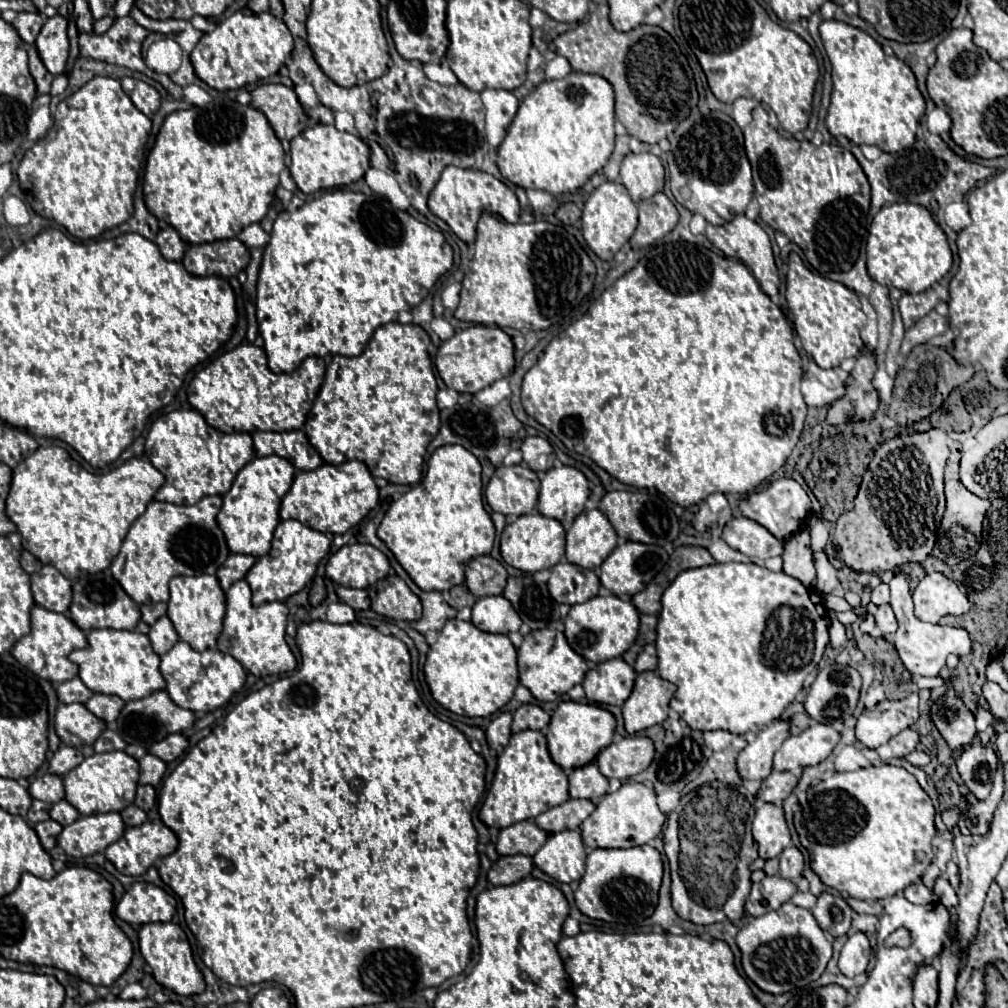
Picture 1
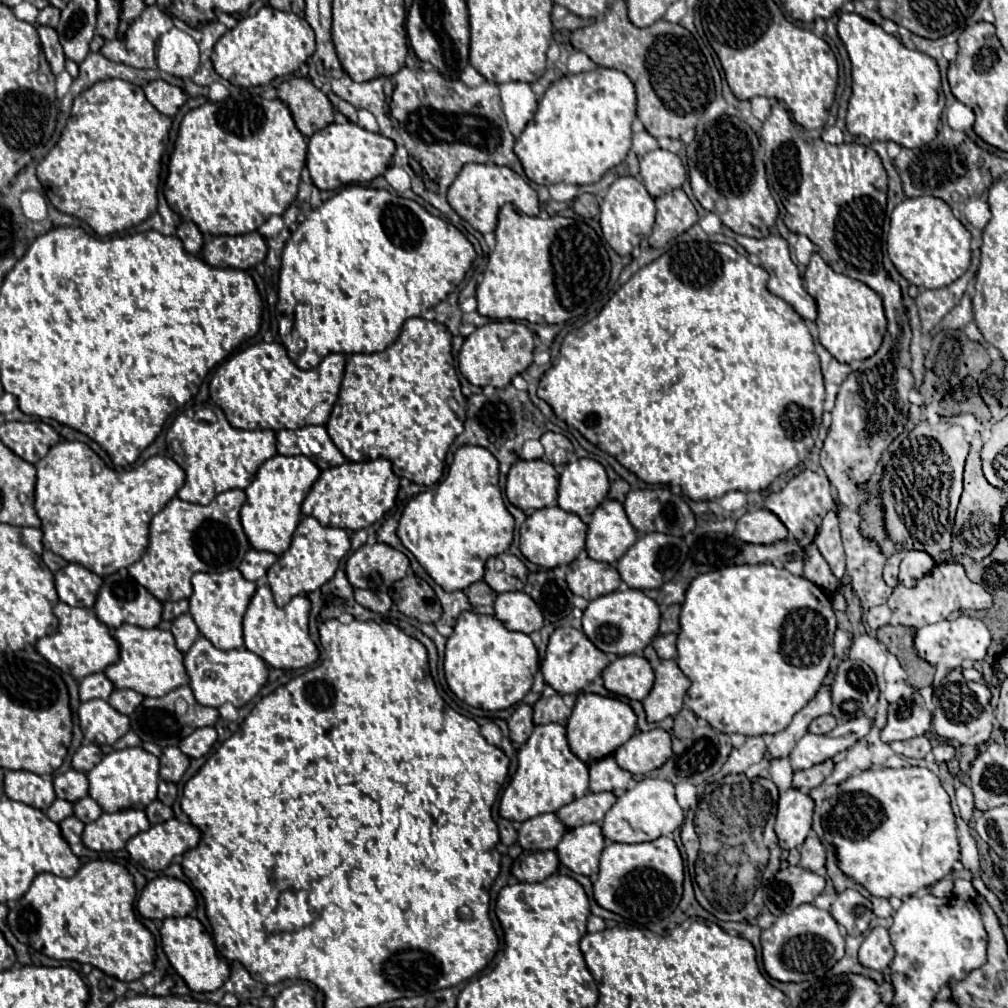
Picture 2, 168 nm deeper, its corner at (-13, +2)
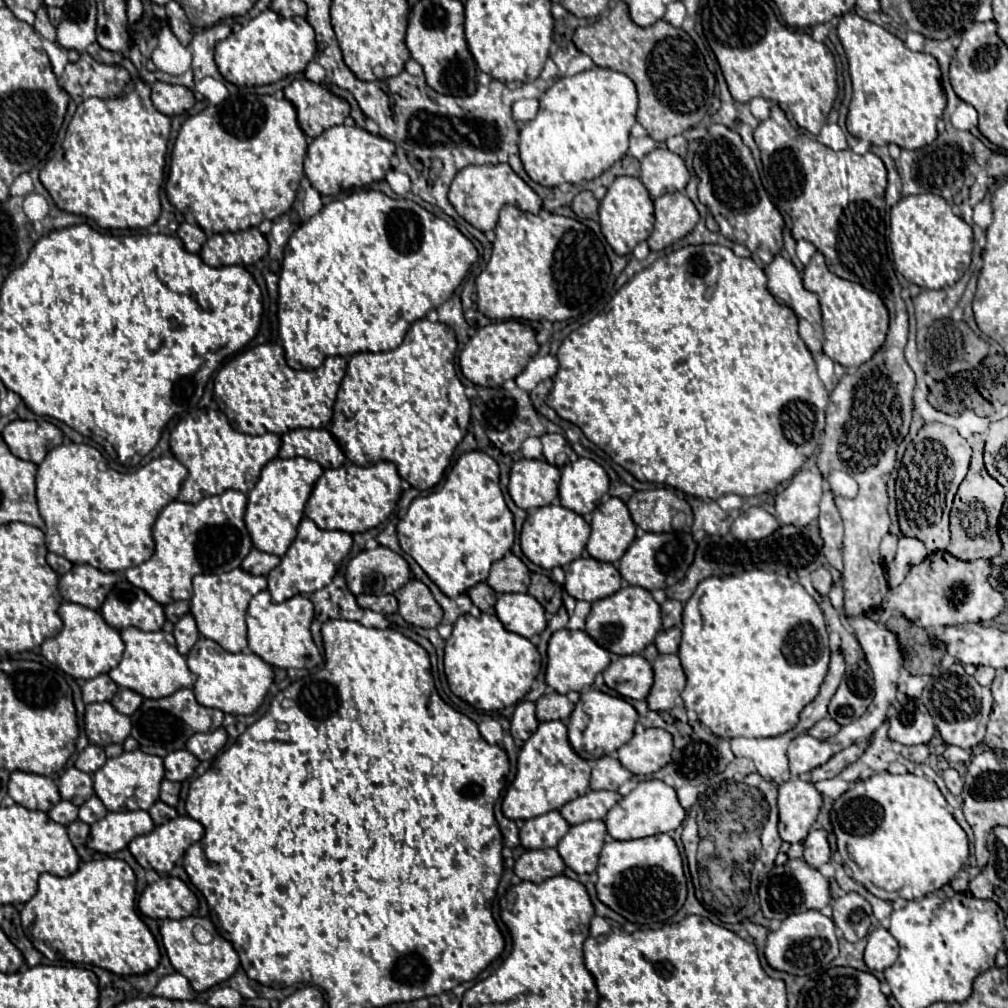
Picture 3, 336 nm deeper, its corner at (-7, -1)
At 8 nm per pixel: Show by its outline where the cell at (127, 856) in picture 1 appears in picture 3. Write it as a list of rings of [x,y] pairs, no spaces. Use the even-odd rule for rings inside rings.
[[[182,816],[162,826],[156,826],[150,834],[136,836],[128,850],[142,868],[152,868],[158,874],[170,872],[178,858],[184,856],[186,848],[204,836],[200,822]]]

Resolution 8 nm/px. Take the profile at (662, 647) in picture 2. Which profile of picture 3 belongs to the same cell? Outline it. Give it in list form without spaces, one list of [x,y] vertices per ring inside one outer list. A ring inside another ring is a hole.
[[[670,628],[670,630],[660,630],[656,640],[656,648],[660,654],[676,654],[678,644],[680,644],[680,628]]]

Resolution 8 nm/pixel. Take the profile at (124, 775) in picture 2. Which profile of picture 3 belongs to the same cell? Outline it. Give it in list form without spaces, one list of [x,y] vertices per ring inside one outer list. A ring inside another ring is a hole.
[[[142,750],[122,752],[116,758],[108,758],[102,768],[92,774],[94,792],[110,812],[120,810],[148,810],[160,792],[160,782],[164,778],[164,764],[162,758],[144,754]]]

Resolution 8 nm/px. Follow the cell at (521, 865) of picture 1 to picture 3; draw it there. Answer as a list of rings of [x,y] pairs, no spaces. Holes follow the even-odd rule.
[[[556,848],[544,850],[526,850],[514,864],[514,874],[520,880],[528,880],[534,884],[544,882],[546,878],[558,876],[564,872],[564,862]]]

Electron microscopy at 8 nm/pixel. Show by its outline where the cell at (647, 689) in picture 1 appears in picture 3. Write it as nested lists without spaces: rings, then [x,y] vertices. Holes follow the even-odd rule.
[[[660,654],[652,662],[652,670],[654,670],[654,684],[646,698],[648,708],[656,710],[656,712],[674,708],[676,696],[680,696],[680,692],[686,686],[686,676],[682,672],[678,656],[676,654]]]

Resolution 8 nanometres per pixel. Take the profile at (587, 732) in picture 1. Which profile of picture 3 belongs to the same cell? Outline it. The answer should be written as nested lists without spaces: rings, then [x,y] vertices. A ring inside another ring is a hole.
[[[586,690],[580,694],[580,700],[574,712],[570,714],[568,740],[576,752],[580,752],[582,748],[588,754],[598,754],[598,752],[612,754],[632,738],[636,720],[638,720],[638,714],[626,700],[604,694],[600,690]]]

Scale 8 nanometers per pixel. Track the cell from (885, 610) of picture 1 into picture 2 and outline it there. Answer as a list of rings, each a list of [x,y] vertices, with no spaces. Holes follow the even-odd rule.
[[[938,563],[930,573],[926,573],[914,587],[894,587],[894,593],[888,599],[888,607],[892,609],[898,623],[908,627],[924,627],[930,623],[938,623],[948,619],[948,615],[956,609],[990,609],[994,605],[992,595],[978,583],[972,583],[964,567],[960,563]]]

